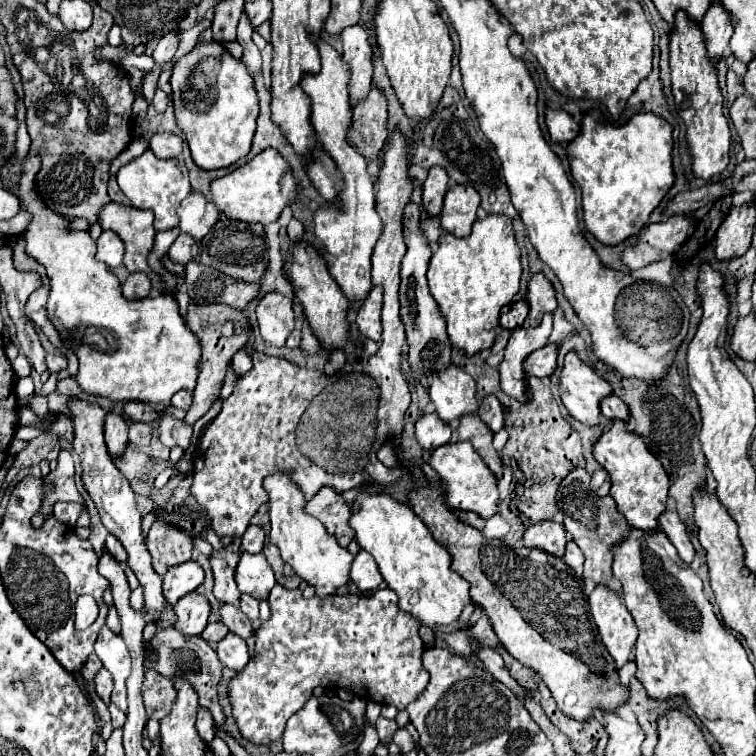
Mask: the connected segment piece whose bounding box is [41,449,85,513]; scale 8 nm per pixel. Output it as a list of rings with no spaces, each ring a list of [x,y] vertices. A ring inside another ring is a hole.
[[[61,449],[57,461],[59,461],[59,465],[57,465],[55,473],[47,475],[55,487],[47,489],[47,485],[45,485],[45,503],[43,503],[41,511],[47,511],[47,513],[51,513],[55,501],[67,501],[67,503],[71,503],[71,501],[83,503],[85,501],[75,487],[75,467],[73,467],[71,453]]]

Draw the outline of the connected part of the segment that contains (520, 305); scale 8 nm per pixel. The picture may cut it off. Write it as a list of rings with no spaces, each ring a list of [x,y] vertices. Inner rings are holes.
[[[521,299],[521,301],[509,303],[507,307],[503,307],[499,321],[501,321],[503,329],[513,331],[515,327],[519,327],[525,321],[525,317],[527,317],[527,301]]]

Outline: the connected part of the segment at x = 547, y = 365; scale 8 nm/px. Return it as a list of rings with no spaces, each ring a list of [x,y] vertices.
[[[545,345],[523,361],[523,371],[535,377],[549,377],[557,367],[557,345]]]

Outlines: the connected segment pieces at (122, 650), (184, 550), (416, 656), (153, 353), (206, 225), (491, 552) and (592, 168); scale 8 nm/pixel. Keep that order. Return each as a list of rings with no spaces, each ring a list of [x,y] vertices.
[[[103,625],[95,643],[95,653],[99,655],[103,665],[113,673],[113,679],[115,679],[111,701],[125,711],[127,709],[125,681],[127,681],[127,675],[131,673],[131,655],[127,651],[127,645],[123,643],[121,635],[113,633],[107,625]]]
[[[155,521],[149,531],[147,549],[153,557],[153,569],[159,575],[165,575],[167,567],[191,559],[191,537],[185,531],[179,531],[179,527]]]
[[[275,585],[269,593],[271,617],[263,621],[257,629],[255,655],[249,659],[243,671],[237,671],[229,681],[227,697],[233,707],[233,721],[249,743],[257,747],[269,747],[283,737],[283,727],[295,711],[299,711],[307,699],[313,695],[315,687],[323,689],[349,689],[353,695],[375,701],[379,705],[395,705],[403,711],[409,703],[413,703],[429,683],[429,673],[421,665],[421,653],[425,645],[419,637],[419,621],[409,613],[397,607],[395,591],[377,589],[373,597],[357,597],[357,595],[329,595],[327,599],[319,599],[313,595],[305,599],[299,589],[285,589]]]
[[[29,155],[17,165],[7,163],[1,169],[1,177],[7,179],[9,189],[17,189],[23,207],[33,215],[31,225],[25,231],[27,239],[27,253],[35,257],[41,265],[45,265],[49,275],[49,303],[47,303],[47,315],[53,319],[53,325],[63,335],[65,347],[73,349],[79,357],[79,371],[77,371],[77,383],[85,393],[91,395],[103,395],[111,401],[143,401],[151,405],[169,405],[171,397],[181,389],[195,389],[197,377],[199,377],[199,359],[201,359],[201,343],[199,337],[185,325],[177,299],[173,295],[157,295],[147,297],[139,301],[123,299],[119,279],[105,267],[105,263],[95,261],[95,241],[89,237],[87,231],[67,231],[69,219],[63,215],[53,213],[43,199],[39,199],[39,193],[35,189],[35,175],[41,167],[41,161]]]
[[[191,191],[179,205],[177,215],[181,219],[179,227],[183,233],[191,235],[193,239],[201,241],[209,229],[215,225],[217,217],[219,217],[219,209],[215,207],[215,203],[207,201],[207,197],[199,191]]]
[[[413,471],[413,481],[417,487],[413,487],[409,495],[411,509],[429,527],[435,541],[449,551],[453,559],[451,569],[471,583],[471,599],[477,607],[487,611],[487,617],[501,645],[517,661],[521,661],[523,665],[539,673],[543,683],[549,687],[557,707],[571,719],[587,721],[589,717],[595,715],[595,711],[615,713],[621,705],[625,705],[629,701],[629,687],[621,685],[615,661],[611,659],[609,651],[603,647],[599,639],[597,627],[589,613],[587,595],[583,591],[583,579],[571,567],[567,567],[561,559],[545,551],[525,549],[525,547],[515,551],[499,539],[491,539],[491,541],[485,539],[477,529],[463,525],[457,517],[451,515],[451,509],[445,507],[445,503],[437,497],[443,491],[433,491],[429,487],[427,477],[423,477],[419,471]]]
[[[547,109],[545,125],[553,143],[569,143],[571,177],[583,193],[583,221],[587,231],[603,245],[619,245],[627,237],[637,235],[649,221],[649,215],[659,207],[661,195],[675,183],[673,127],[653,113],[635,115],[627,125],[615,127],[597,109],[583,117],[581,133],[579,125],[563,109]]]

